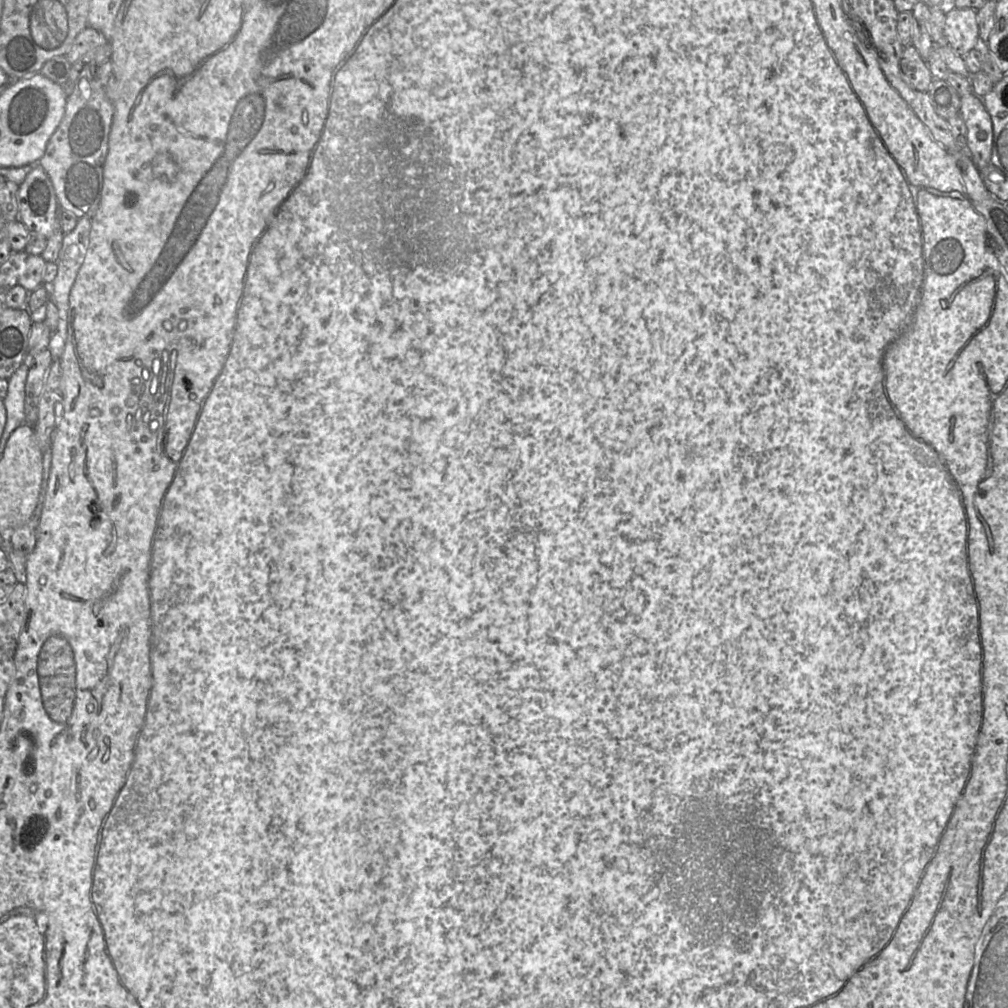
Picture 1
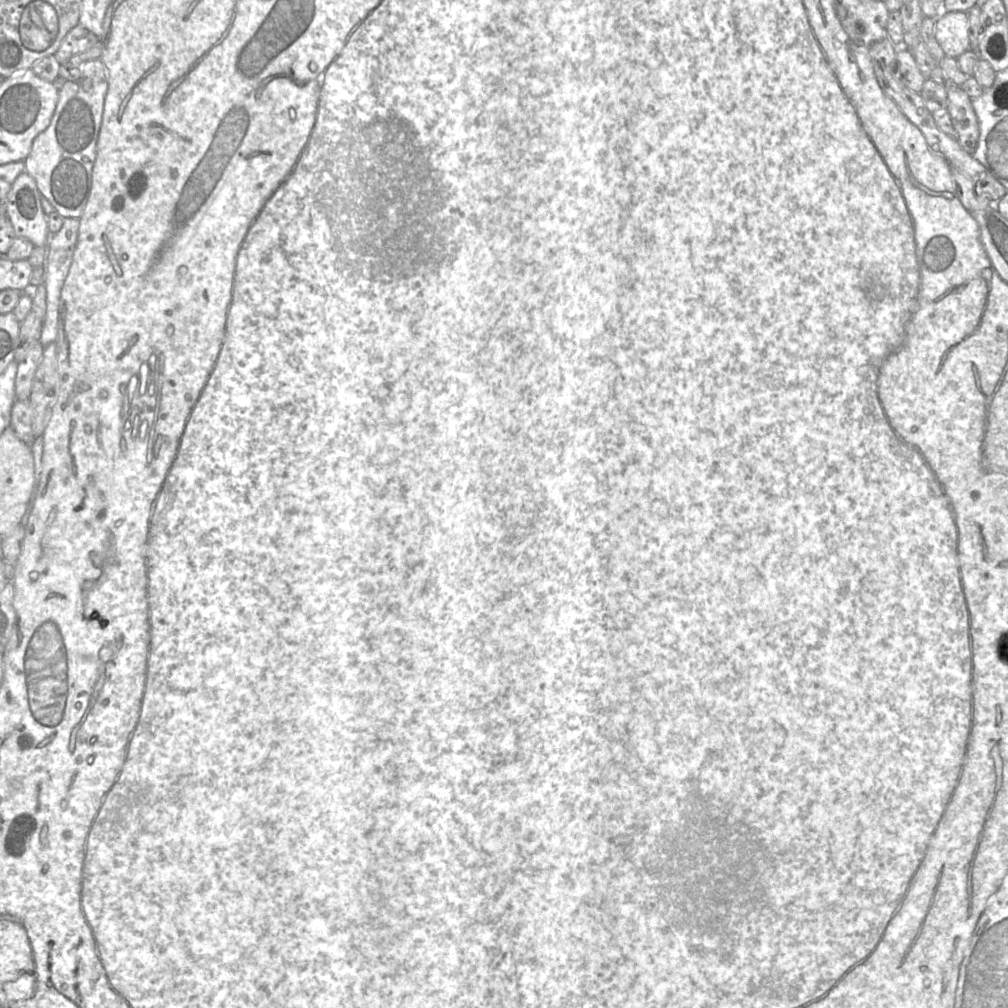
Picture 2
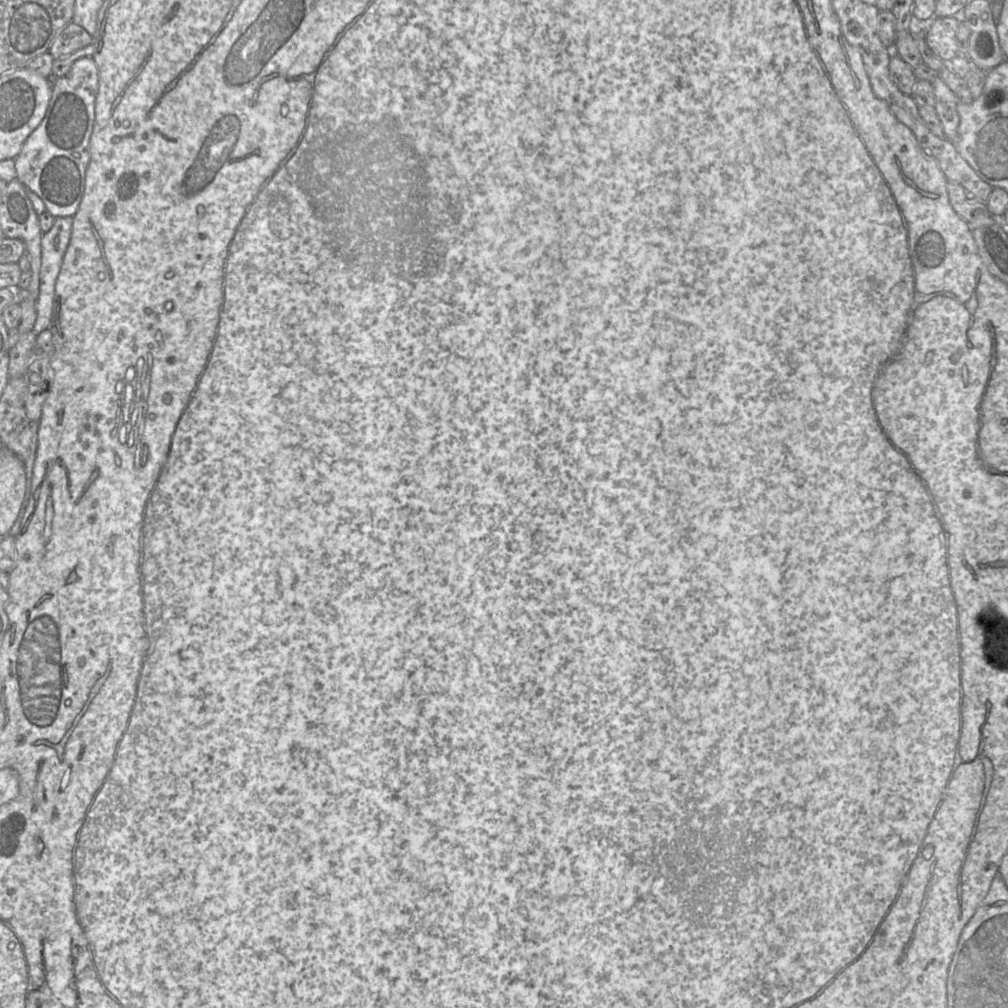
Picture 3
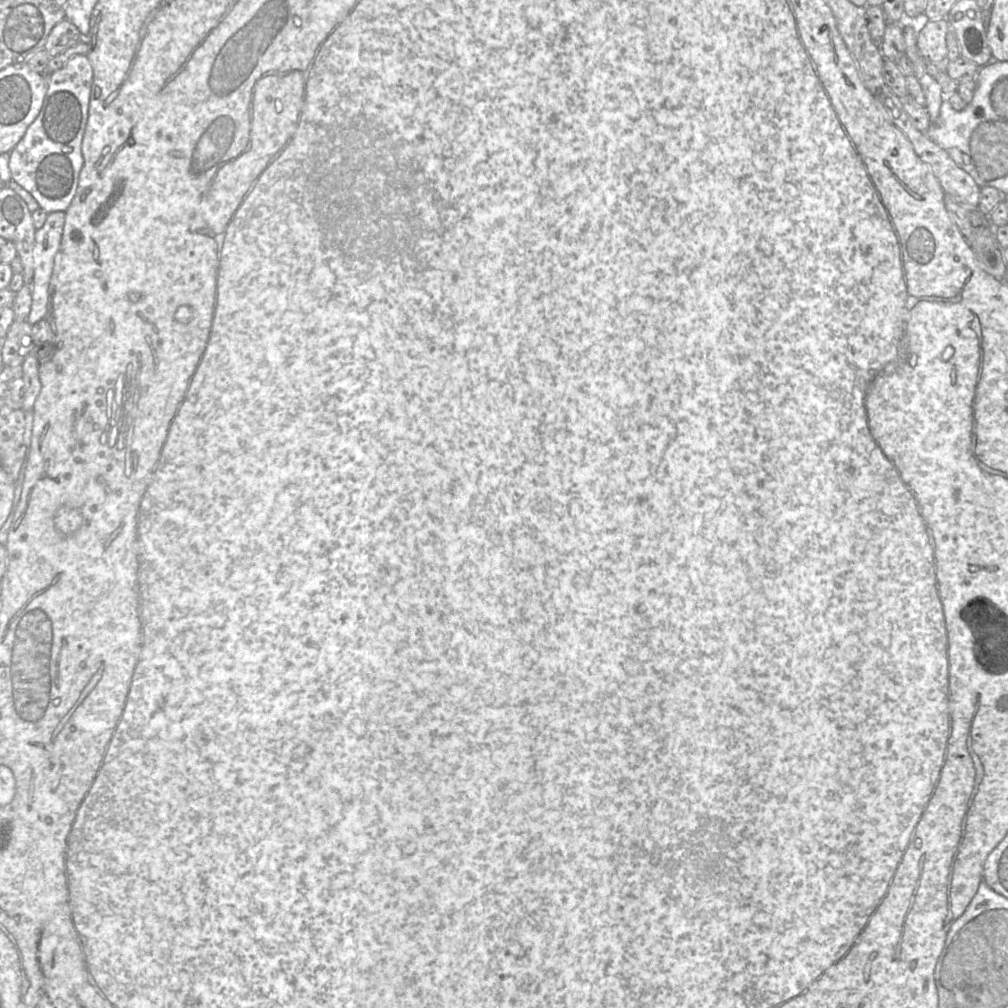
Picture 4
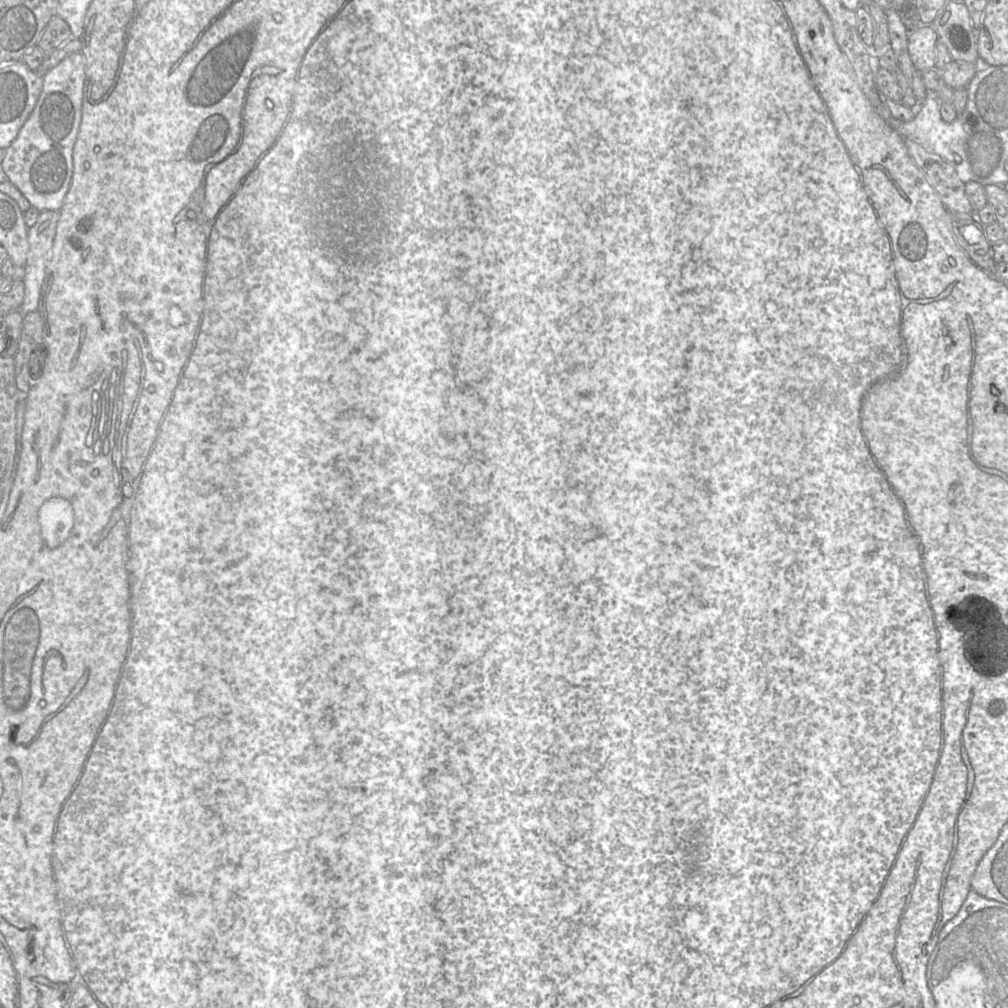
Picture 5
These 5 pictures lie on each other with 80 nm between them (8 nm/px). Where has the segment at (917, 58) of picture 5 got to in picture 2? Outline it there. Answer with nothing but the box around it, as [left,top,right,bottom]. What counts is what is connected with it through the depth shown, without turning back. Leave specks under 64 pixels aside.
[934,12,970,58]

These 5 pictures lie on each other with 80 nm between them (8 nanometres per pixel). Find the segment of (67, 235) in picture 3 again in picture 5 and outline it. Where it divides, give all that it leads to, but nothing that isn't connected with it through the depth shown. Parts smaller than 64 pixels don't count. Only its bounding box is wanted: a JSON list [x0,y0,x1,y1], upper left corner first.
[21,211,60,315]

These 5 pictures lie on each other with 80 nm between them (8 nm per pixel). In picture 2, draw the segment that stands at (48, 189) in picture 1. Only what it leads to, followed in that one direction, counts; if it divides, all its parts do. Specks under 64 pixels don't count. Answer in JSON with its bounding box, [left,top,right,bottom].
[5,172,49,247]

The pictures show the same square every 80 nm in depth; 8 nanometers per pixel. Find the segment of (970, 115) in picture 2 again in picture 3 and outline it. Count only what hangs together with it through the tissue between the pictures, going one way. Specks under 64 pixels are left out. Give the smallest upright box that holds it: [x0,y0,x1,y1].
[930,78,960,142]

